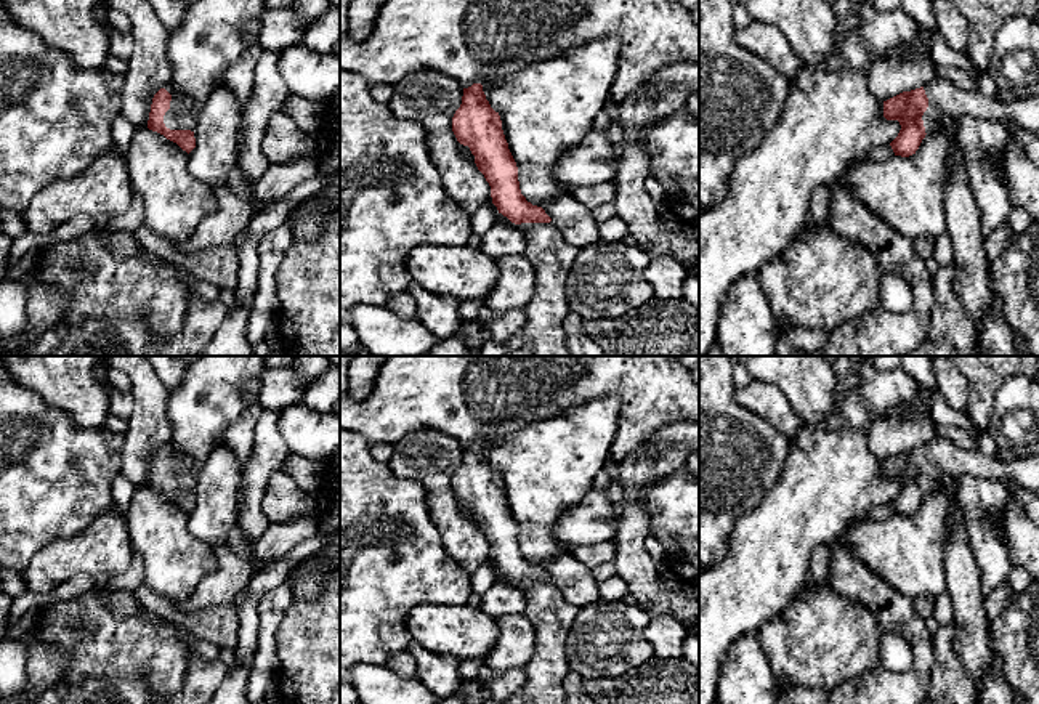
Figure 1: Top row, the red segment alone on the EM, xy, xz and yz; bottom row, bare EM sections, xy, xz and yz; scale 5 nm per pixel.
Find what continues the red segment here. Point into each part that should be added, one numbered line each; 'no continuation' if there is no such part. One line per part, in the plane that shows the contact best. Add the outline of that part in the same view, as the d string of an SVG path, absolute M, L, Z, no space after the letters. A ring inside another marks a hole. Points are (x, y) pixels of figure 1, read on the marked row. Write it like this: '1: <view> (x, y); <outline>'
1: xy (180, 116); M165 87L172 95L172 88ZM172 95L170 109L164 115L164 123L170 130L191 130L194 131L197 112L186 101L176 101Z

